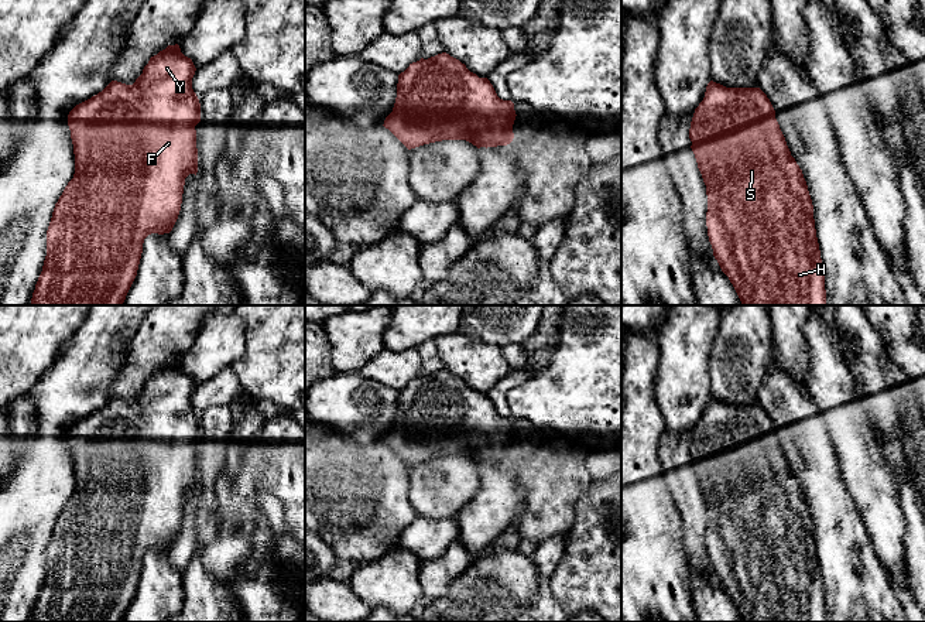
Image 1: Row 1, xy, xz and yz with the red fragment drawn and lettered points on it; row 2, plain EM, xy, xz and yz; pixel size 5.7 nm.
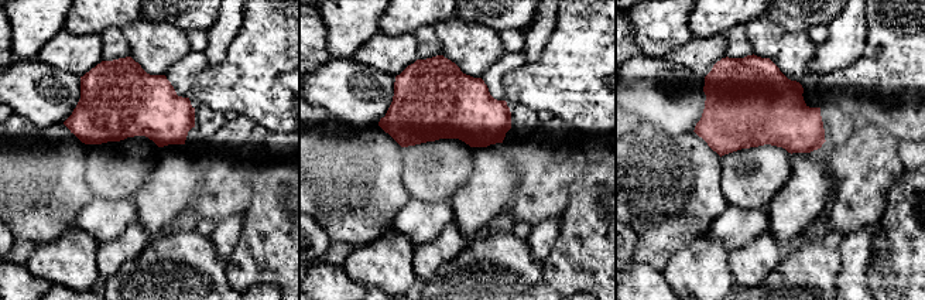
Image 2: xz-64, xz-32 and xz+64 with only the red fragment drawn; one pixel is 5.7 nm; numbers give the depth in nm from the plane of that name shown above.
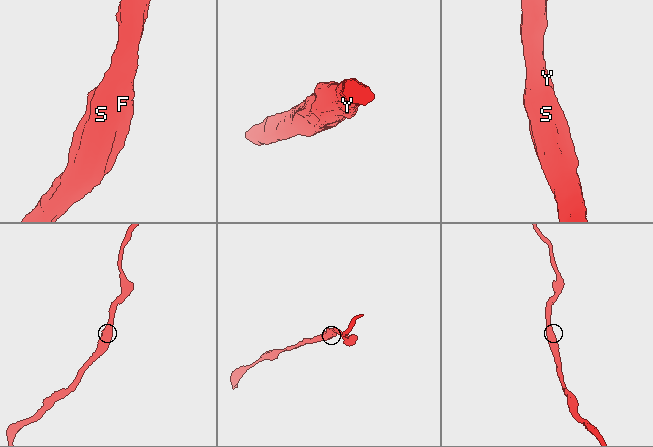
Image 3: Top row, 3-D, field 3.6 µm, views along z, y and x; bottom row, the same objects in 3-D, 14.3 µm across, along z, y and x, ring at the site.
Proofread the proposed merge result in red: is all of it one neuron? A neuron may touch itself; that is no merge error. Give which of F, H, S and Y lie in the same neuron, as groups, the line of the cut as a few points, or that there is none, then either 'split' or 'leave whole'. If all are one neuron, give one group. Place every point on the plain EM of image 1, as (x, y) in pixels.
F H S Y; no cut; leave whole

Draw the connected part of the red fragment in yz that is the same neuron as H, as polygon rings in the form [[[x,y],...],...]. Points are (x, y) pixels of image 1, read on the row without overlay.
[[[710,397],[695,426],[689,455],[706,502],[706,543],[713,573],[743,622],[826,622],[825,588],[813,522],[802,486],[787,462],[775,427],[760,404],[726,404]]]

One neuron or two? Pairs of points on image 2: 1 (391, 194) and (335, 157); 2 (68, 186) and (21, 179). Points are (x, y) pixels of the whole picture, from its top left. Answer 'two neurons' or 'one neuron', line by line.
1: one neuron
2: one neuron

